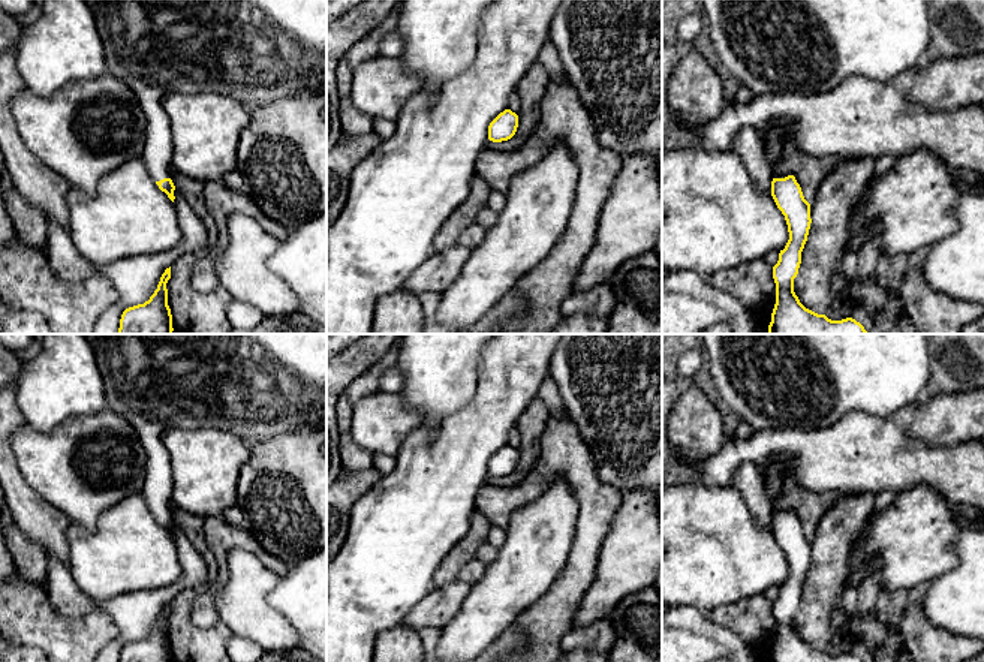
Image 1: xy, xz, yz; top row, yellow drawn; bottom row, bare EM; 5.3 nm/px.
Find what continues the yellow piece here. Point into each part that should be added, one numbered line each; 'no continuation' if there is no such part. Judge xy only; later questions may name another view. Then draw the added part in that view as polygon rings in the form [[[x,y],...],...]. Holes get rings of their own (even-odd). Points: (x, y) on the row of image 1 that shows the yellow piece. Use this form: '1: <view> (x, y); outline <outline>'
1: xy (256, 51); outline [[[84,0],[103,40],[108,72],[136,96],[147,117],[141,156],[154,181],[171,178],[172,133],[162,106],[168,93],[225,94],[249,109],[313,93],[327,84],[327,0]]]

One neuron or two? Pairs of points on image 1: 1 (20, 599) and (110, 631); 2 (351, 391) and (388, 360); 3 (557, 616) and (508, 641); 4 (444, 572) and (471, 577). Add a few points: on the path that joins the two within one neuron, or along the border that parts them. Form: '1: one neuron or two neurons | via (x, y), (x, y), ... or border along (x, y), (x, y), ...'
1: one neuron | via (42, 622), (51, 631), (87, 631)
2: one neuron | via (360, 387), (379, 367)
3: two neurons | border along (512, 623), (523, 632), (530, 646)
4: two neurons | border along (474, 557), (462, 568), (457, 581)

